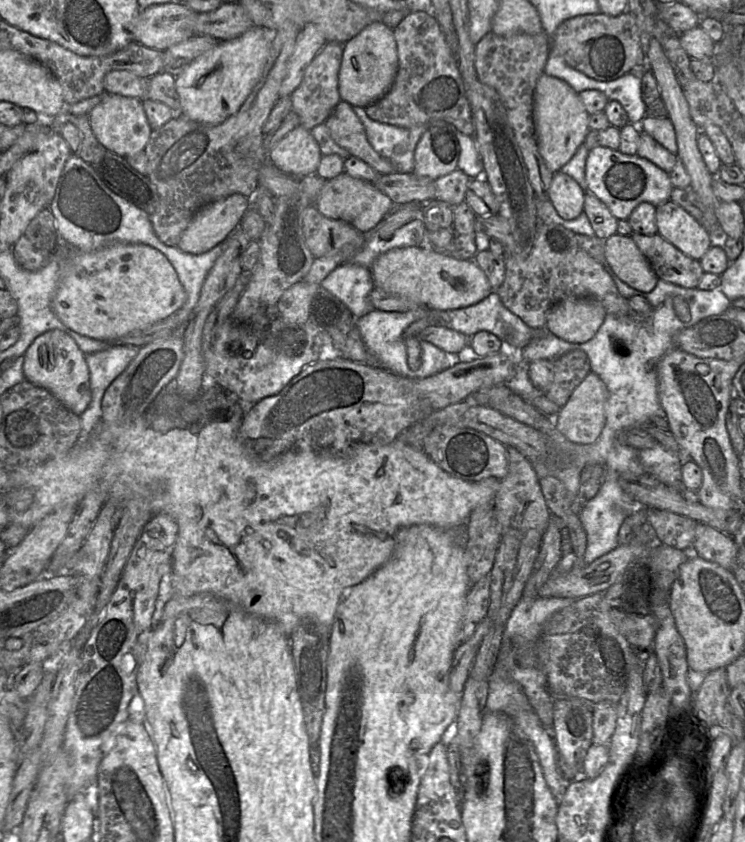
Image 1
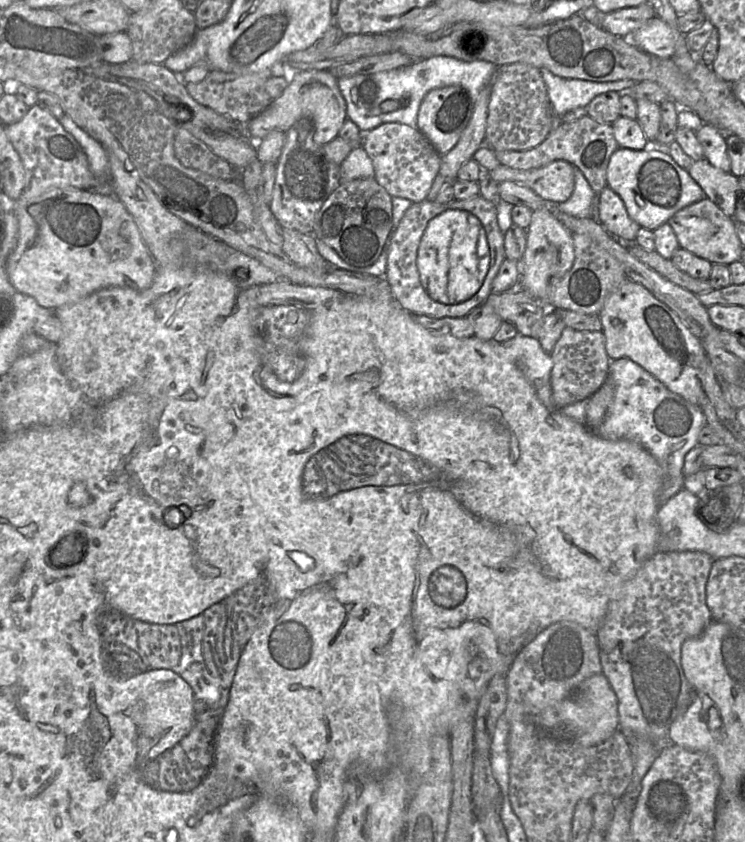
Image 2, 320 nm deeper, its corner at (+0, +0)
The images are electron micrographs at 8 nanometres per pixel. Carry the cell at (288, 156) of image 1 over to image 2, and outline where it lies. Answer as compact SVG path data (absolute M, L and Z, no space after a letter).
M300 70L291 73L291 82L281 96L271 101L268 107L247 123L247 133L250 139L261 141L273 130L286 132L301 118L309 118L313 122L313 139L323 146L338 136L338 133L347 119L347 106L342 96L338 79L329 70Z

